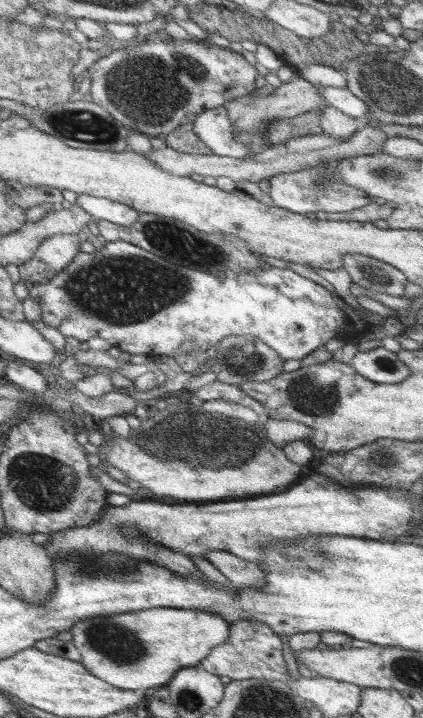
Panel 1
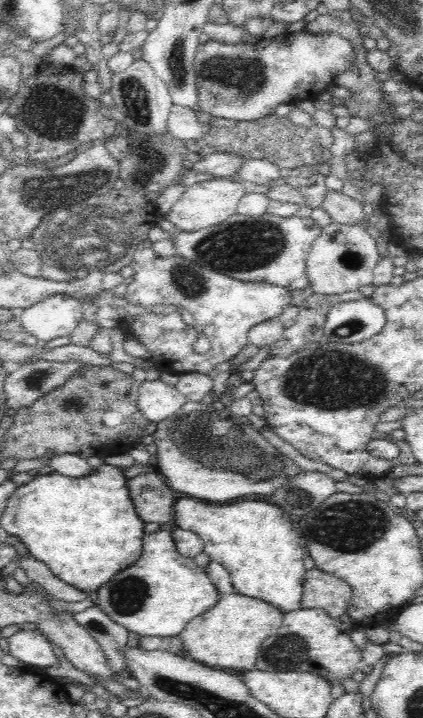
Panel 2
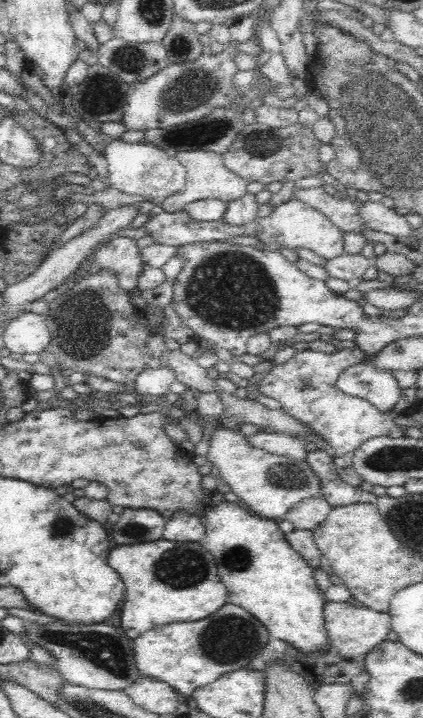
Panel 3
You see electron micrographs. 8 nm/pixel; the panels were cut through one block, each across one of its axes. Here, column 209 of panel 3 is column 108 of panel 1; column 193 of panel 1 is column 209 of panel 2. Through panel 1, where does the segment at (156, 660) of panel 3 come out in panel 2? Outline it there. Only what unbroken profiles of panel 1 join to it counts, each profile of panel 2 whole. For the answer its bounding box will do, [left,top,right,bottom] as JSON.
[179,592,284,671]

